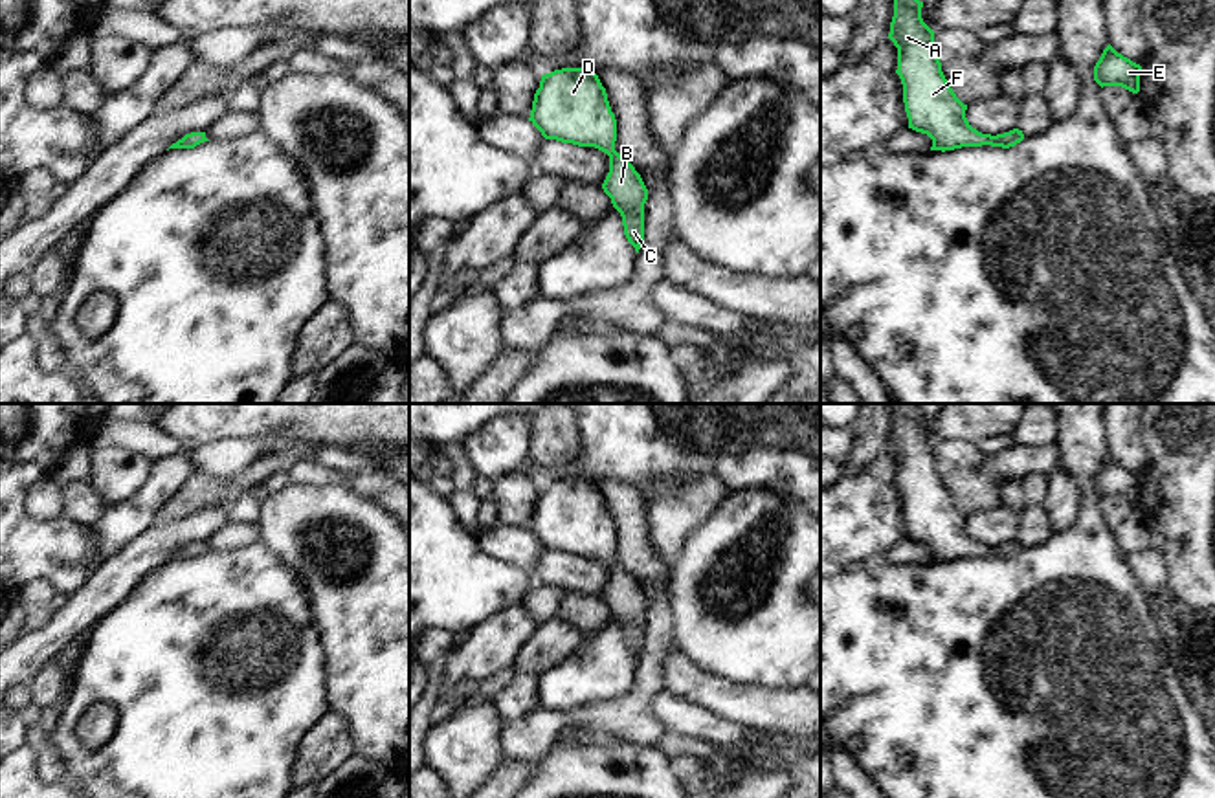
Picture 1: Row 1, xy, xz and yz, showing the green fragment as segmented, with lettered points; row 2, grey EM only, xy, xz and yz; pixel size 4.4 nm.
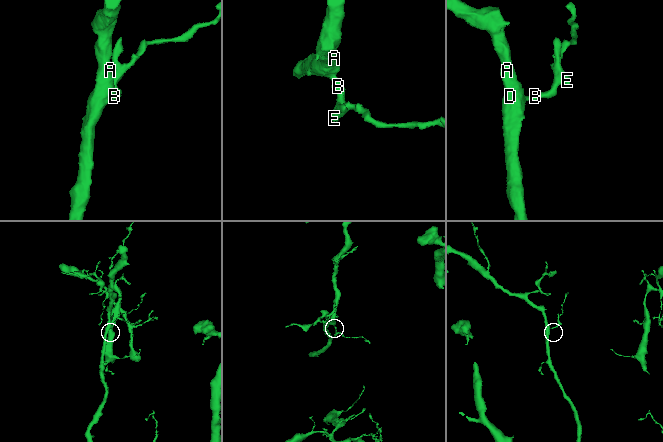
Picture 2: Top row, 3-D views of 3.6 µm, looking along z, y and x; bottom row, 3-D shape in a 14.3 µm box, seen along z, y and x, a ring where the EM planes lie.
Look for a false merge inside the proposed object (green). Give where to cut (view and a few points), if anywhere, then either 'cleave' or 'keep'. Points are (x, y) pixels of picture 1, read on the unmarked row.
cut none; keep

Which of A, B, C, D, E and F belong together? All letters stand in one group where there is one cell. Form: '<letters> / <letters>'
A B C D E F

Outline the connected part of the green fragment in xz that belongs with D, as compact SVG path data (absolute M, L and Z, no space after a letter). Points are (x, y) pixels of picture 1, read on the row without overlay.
M562 479L541 486L529 532L545 550L595 558L609 567L602 600L620 624L624 646L639 664L648 600L635 578L615 561L617 530L598 486L585 479Z

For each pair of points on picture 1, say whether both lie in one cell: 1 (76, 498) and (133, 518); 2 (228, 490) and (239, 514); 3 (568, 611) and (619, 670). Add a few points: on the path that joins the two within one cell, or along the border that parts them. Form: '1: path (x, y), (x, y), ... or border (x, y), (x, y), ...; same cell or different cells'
1: border (103, 509), (87, 529); different cells
2: border (243, 492), (226, 509); different cells
3: border (613, 619), (588, 633); different cells

